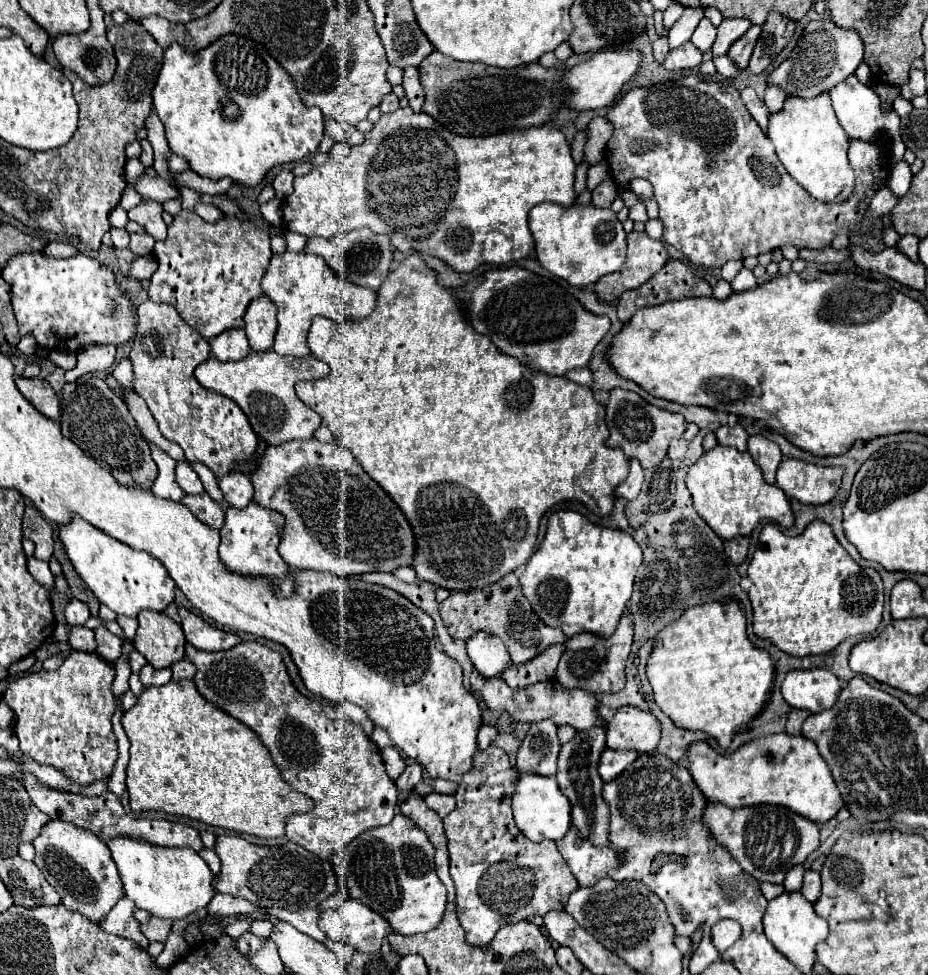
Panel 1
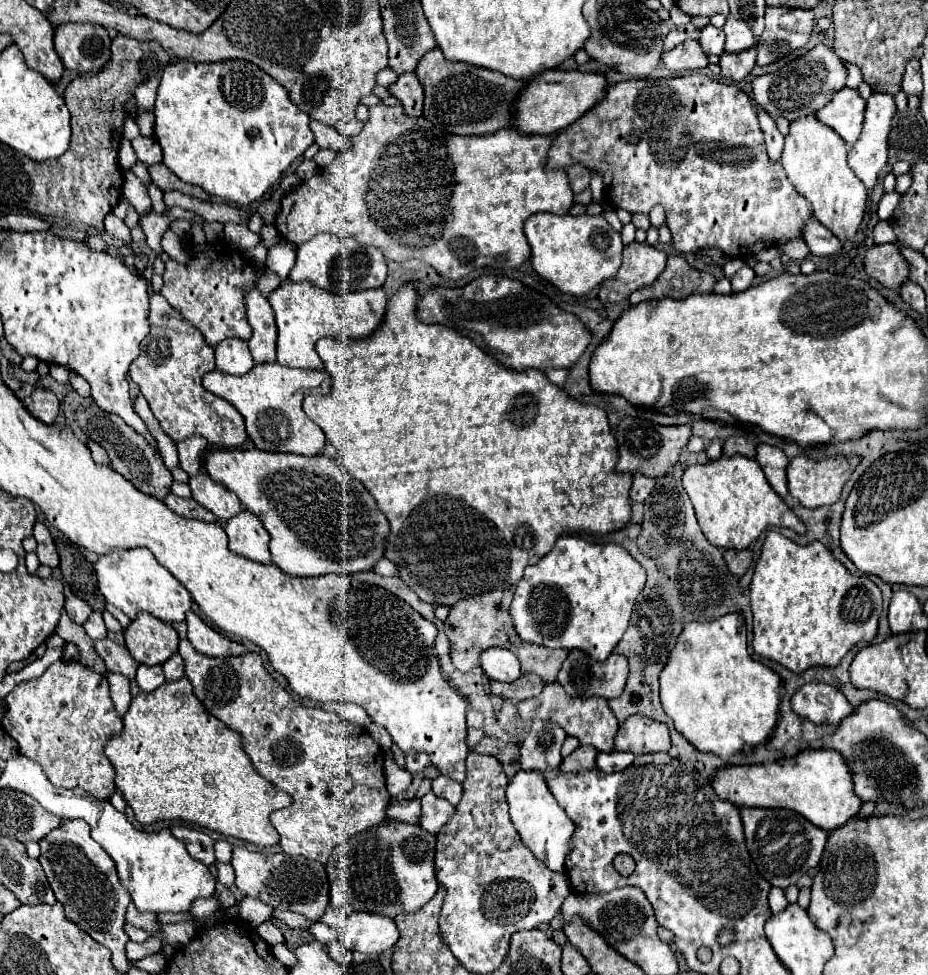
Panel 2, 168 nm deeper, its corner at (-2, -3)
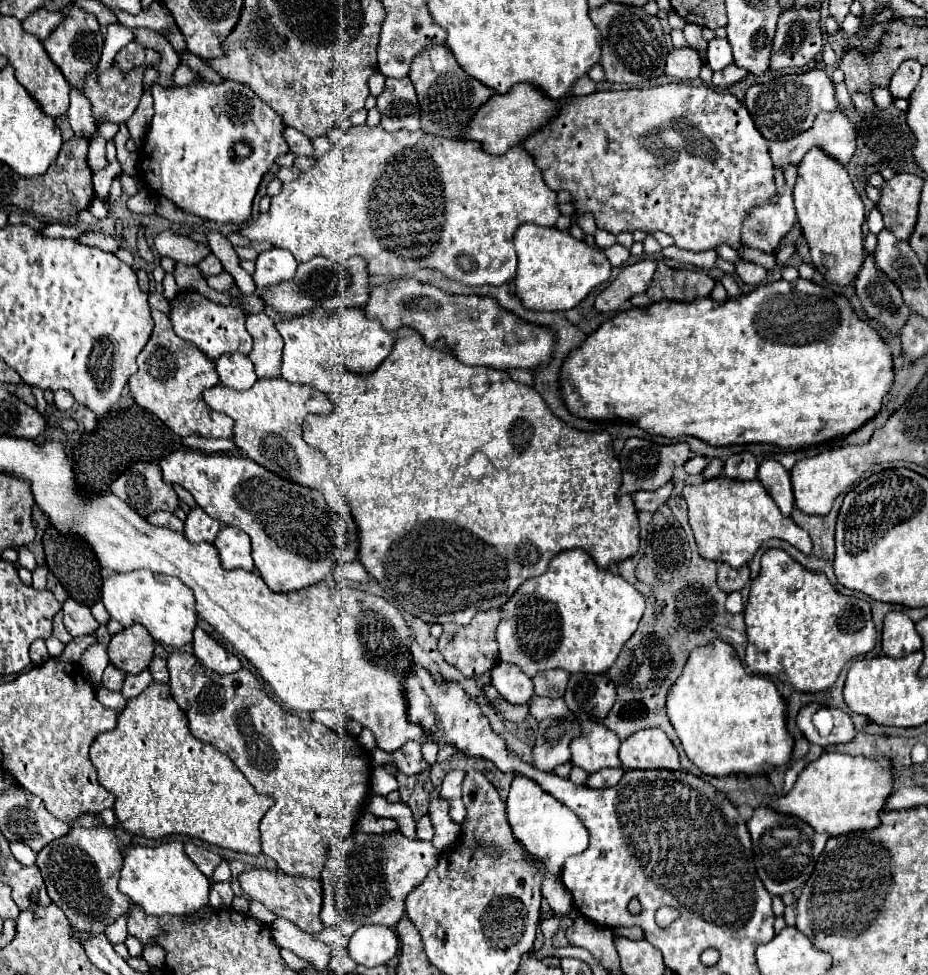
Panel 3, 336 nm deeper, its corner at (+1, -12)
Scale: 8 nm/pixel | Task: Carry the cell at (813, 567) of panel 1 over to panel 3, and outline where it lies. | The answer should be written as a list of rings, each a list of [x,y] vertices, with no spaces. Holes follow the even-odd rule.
[[[771,548],[761,558],[761,572],[751,582],[751,594],[745,606],[747,624],[747,666],[757,674],[777,676],[799,692],[821,692],[833,686],[843,666],[859,654],[869,654],[875,648],[877,632],[871,616],[871,604],[863,598],[839,594],[823,572],[801,568],[785,550]]]

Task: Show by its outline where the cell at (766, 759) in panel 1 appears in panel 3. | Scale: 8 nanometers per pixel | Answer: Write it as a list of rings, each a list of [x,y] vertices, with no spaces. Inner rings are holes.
[[[823,752],[817,760],[803,768],[791,792],[777,796],[777,800],[771,800],[767,806],[775,812],[805,820],[817,832],[841,836],[853,830],[871,830],[879,824],[879,812],[891,794],[891,784],[893,778],[887,758],[869,760],[841,752]]]

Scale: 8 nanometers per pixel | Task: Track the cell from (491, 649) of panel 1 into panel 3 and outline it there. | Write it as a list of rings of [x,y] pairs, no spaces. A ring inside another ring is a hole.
[[[499,662],[491,668],[491,684],[511,704],[529,702],[533,696],[533,682],[515,664]]]

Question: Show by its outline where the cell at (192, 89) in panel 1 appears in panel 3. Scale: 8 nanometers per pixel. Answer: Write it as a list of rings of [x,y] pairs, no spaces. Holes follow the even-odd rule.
[[[199,80],[189,86],[151,86],[151,96],[155,102],[155,116],[151,120],[147,138],[143,142],[141,158],[141,176],[145,184],[175,202],[181,210],[197,214],[215,222],[235,222],[241,224],[251,218],[253,198],[263,176],[271,170],[275,160],[283,154],[289,154],[289,144],[285,144],[285,122],[269,104],[265,104],[247,84],[225,80],[213,84],[209,80]],[[247,142],[251,154],[241,158],[235,154],[235,144]]]

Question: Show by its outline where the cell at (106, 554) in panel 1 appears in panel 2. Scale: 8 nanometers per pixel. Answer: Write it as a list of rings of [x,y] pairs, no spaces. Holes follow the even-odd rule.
[[[148,549],[112,551],[100,557],[94,569],[98,577],[98,589],[104,599],[130,619],[136,619],[140,611],[148,611],[166,623],[186,621],[186,613],[192,607],[192,597],[188,589],[166,567],[162,567]]]

